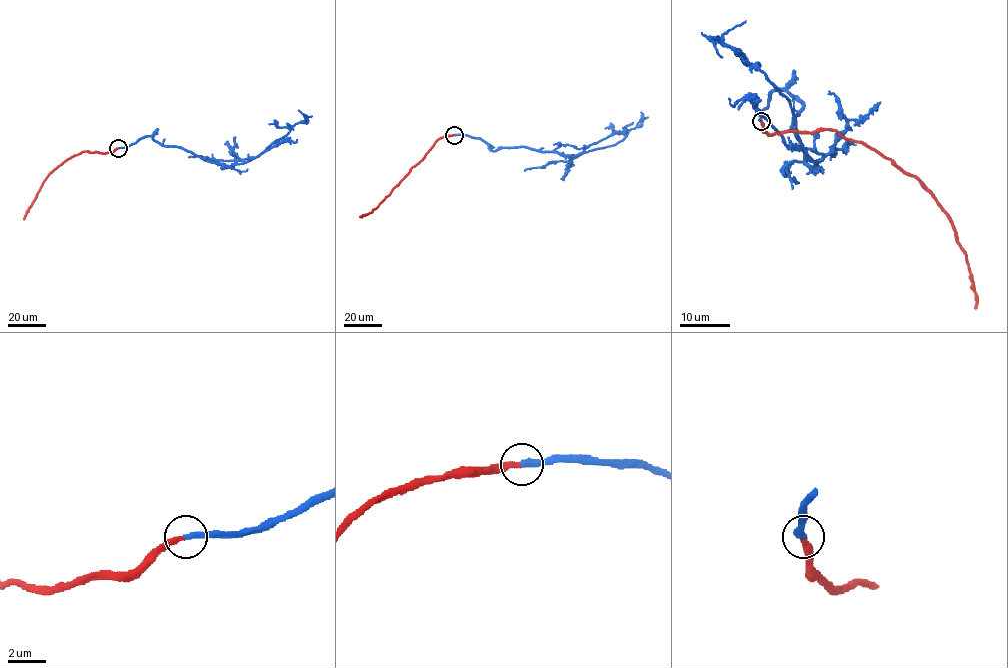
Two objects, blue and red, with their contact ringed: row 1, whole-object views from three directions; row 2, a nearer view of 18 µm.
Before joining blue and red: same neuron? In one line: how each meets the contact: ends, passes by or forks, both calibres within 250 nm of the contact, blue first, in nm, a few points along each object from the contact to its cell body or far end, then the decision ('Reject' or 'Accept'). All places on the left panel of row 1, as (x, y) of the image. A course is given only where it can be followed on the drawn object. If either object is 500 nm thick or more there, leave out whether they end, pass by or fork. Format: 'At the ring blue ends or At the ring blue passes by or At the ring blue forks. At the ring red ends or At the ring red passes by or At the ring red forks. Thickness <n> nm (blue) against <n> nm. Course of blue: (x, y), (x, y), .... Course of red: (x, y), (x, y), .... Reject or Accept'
At the ring blue ends. At the ring red ends. Thickness 360 nm (blue) against 280 nm. Course of blue: (118, 148), (151, 136), (206, 160), (234, 165), (255, 158), (302, 122), (306, 118), (298, 110). Course of red: (118, 148), (104, 153), (82, 151), (63, 162), (42, 184), (23, 219). Accept

